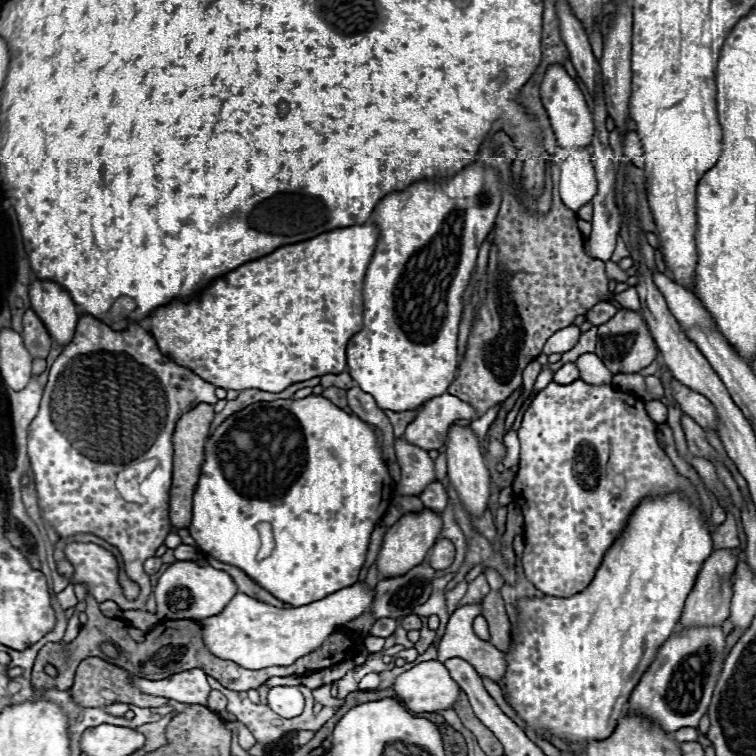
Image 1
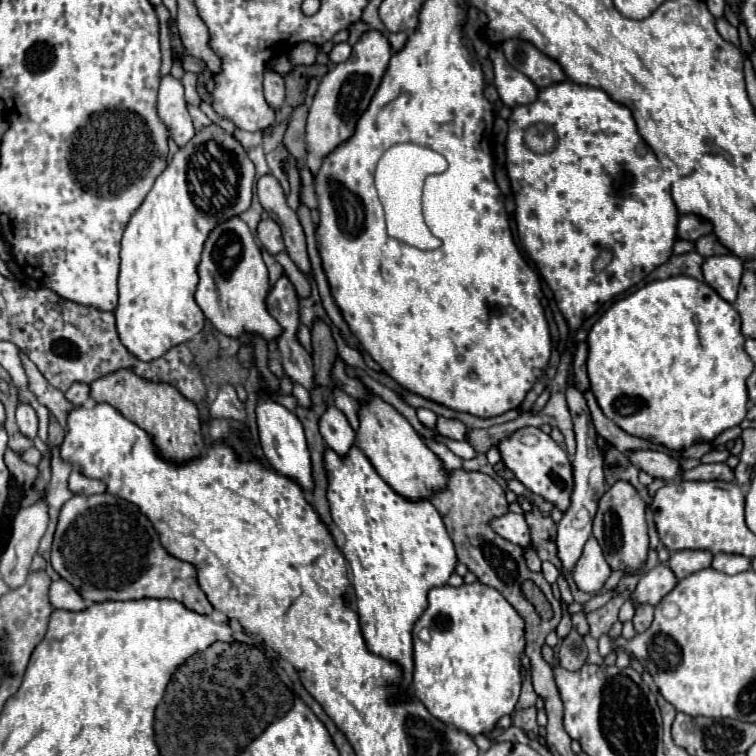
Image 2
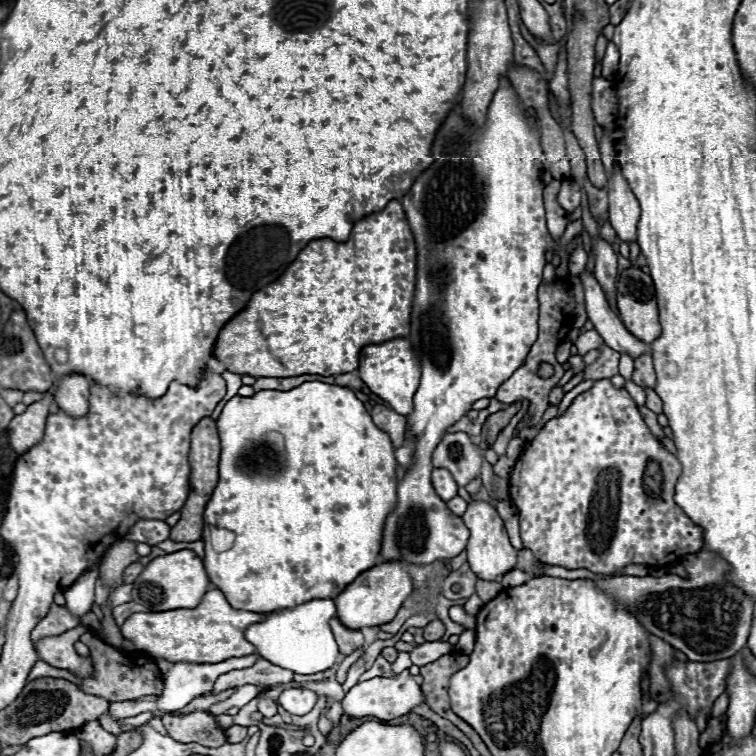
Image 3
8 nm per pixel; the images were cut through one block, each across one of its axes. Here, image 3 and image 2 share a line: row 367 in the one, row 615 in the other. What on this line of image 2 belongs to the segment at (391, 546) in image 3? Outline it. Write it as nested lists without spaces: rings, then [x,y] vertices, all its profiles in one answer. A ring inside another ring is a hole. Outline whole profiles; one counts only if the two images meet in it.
[[[482,582],[462,584],[458,588],[450,584],[432,588],[428,592],[428,608],[414,624],[412,638],[414,696],[434,718],[442,720],[444,724],[452,724],[470,736],[476,736],[488,734],[502,716],[514,712],[520,696],[520,658],[526,648],[524,620],[496,588],[490,588]]]

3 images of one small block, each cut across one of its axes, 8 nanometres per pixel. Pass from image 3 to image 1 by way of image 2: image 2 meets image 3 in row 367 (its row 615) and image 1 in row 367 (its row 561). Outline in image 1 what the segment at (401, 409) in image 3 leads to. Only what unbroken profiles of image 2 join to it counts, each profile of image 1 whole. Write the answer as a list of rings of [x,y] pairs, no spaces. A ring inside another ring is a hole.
[[[474,162],[448,180],[420,180],[398,194],[382,198],[372,222],[378,228],[378,244],[364,276],[362,330],[346,346],[346,368],[358,386],[372,394],[382,410],[416,410],[426,400],[448,390],[458,368],[458,322],[462,296],[468,288],[476,256],[486,240],[500,208],[500,182],[492,168]]]

